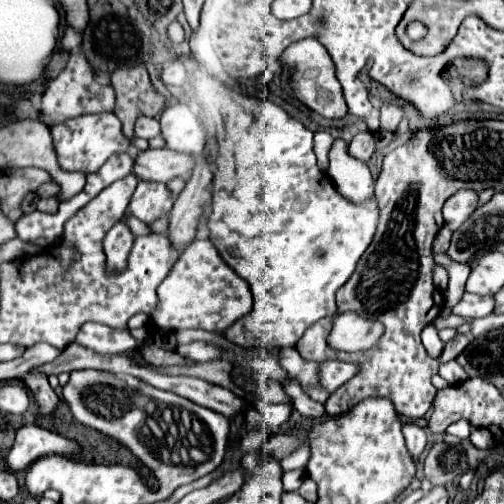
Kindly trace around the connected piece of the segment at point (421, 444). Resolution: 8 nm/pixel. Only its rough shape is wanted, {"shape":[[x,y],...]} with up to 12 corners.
{"shape":[[403,426],[409,454],[417,460],[425,450],[425,430]]}

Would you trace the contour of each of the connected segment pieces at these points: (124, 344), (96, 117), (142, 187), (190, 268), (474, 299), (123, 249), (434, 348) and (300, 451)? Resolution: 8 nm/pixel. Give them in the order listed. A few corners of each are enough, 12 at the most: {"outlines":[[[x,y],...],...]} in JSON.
{"outlines":[[[85,322],[75,338],[99,354],[123,354],[139,344],[129,332]],[[111,112],[51,128],[63,170],[91,174],[141,152]],[[139,182],[129,212],[145,224],[171,208],[171,192],[159,182]],[[211,240],[157,288],[159,330],[222,332],[253,294]],[[465,294],[453,308],[463,318],[483,318],[493,312],[491,296]],[[117,222],[103,240],[107,272],[125,270],[133,234]],[[435,324],[425,326],[421,332],[423,346],[433,358],[443,352],[441,338]],[[301,444],[285,460],[283,472],[305,470],[311,446]]]}

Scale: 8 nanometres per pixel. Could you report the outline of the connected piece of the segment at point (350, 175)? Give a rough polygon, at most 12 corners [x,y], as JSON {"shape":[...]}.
{"shape":[[335,138],[327,174],[347,200],[373,194],[367,164]]}

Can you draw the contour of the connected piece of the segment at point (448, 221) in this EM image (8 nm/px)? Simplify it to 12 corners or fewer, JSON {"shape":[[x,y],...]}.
{"shape":[[473,190],[453,194],[443,206],[445,226],[455,232],[479,206]]}

